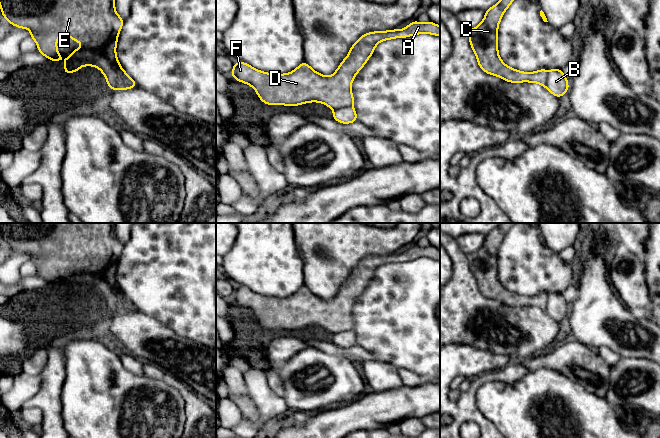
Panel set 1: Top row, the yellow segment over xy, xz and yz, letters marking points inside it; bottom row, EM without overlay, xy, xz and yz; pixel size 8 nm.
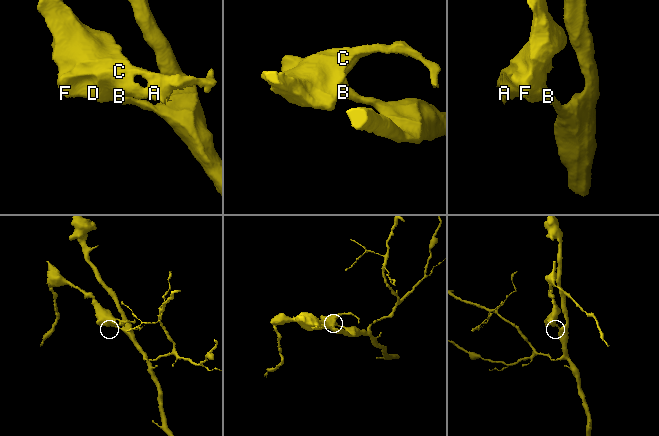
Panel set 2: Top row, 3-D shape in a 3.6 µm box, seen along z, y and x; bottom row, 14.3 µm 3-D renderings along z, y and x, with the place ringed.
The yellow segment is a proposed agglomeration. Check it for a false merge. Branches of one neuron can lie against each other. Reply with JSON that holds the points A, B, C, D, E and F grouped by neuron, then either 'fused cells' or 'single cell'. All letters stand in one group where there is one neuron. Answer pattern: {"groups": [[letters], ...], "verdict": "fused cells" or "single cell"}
{"groups": [["A", "C", "D", "E", "F"], ["B"]], "verdict": "fused cells"}

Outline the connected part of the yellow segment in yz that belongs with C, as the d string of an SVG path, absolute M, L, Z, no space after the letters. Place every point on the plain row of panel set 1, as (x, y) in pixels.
M502 223L485 235L483 245L468 254L469 266L474 275L479 291L487 298L498 300L507 306L547 308L548 295L540 293L527 297L512 293L503 287L498 278L498 249L504 236L515 223Z

